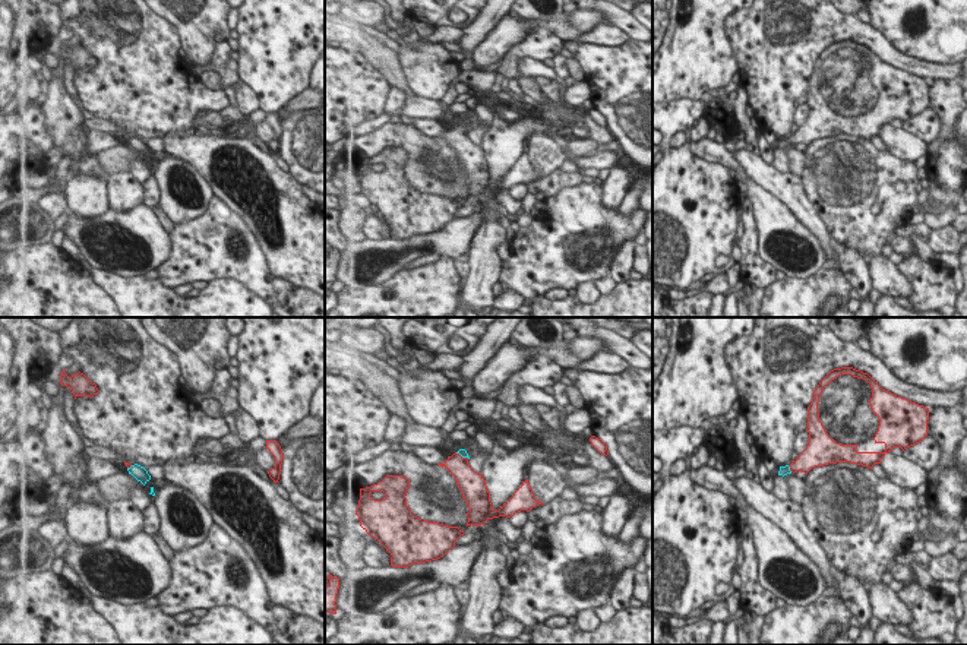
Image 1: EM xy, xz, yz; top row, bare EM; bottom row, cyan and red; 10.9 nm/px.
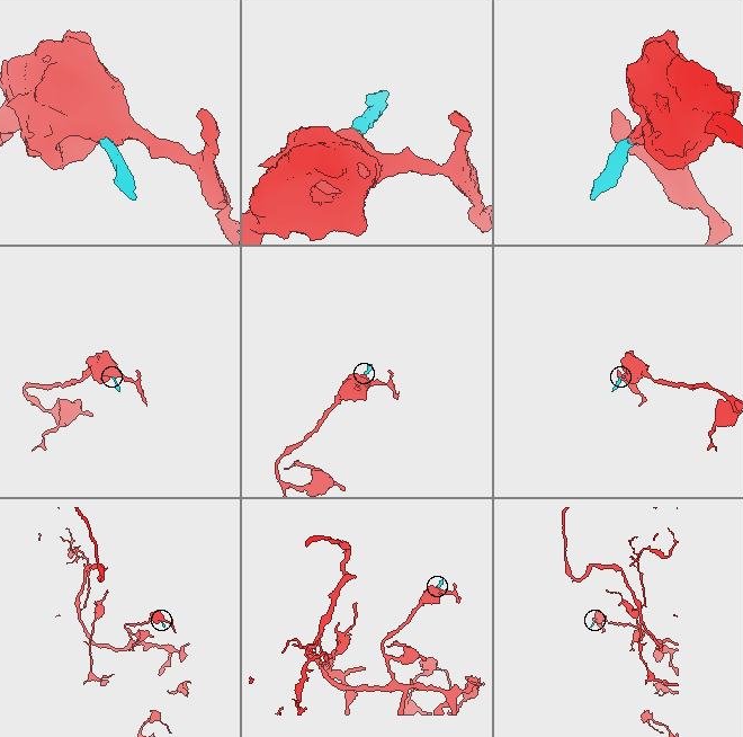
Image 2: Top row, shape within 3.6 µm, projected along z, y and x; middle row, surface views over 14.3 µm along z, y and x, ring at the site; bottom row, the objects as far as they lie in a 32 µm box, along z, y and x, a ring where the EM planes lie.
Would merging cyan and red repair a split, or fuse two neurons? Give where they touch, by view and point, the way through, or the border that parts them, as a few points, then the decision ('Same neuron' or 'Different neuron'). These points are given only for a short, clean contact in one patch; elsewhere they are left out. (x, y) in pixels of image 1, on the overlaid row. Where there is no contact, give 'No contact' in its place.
Touches cyan at xz (463, 457). Path across: xz (463, 452), (463, 457), (463, 473), (467, 478). Same neuron.

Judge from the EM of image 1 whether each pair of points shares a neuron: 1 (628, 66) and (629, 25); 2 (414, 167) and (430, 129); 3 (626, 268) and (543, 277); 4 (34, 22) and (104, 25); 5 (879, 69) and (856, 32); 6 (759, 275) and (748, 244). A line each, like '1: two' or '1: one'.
1: two
2: two
3: two
4: two
5: two
6: one

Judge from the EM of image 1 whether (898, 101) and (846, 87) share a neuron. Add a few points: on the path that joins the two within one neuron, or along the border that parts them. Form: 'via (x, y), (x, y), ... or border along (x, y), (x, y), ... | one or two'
via (885, 94), (859, 94) | one

